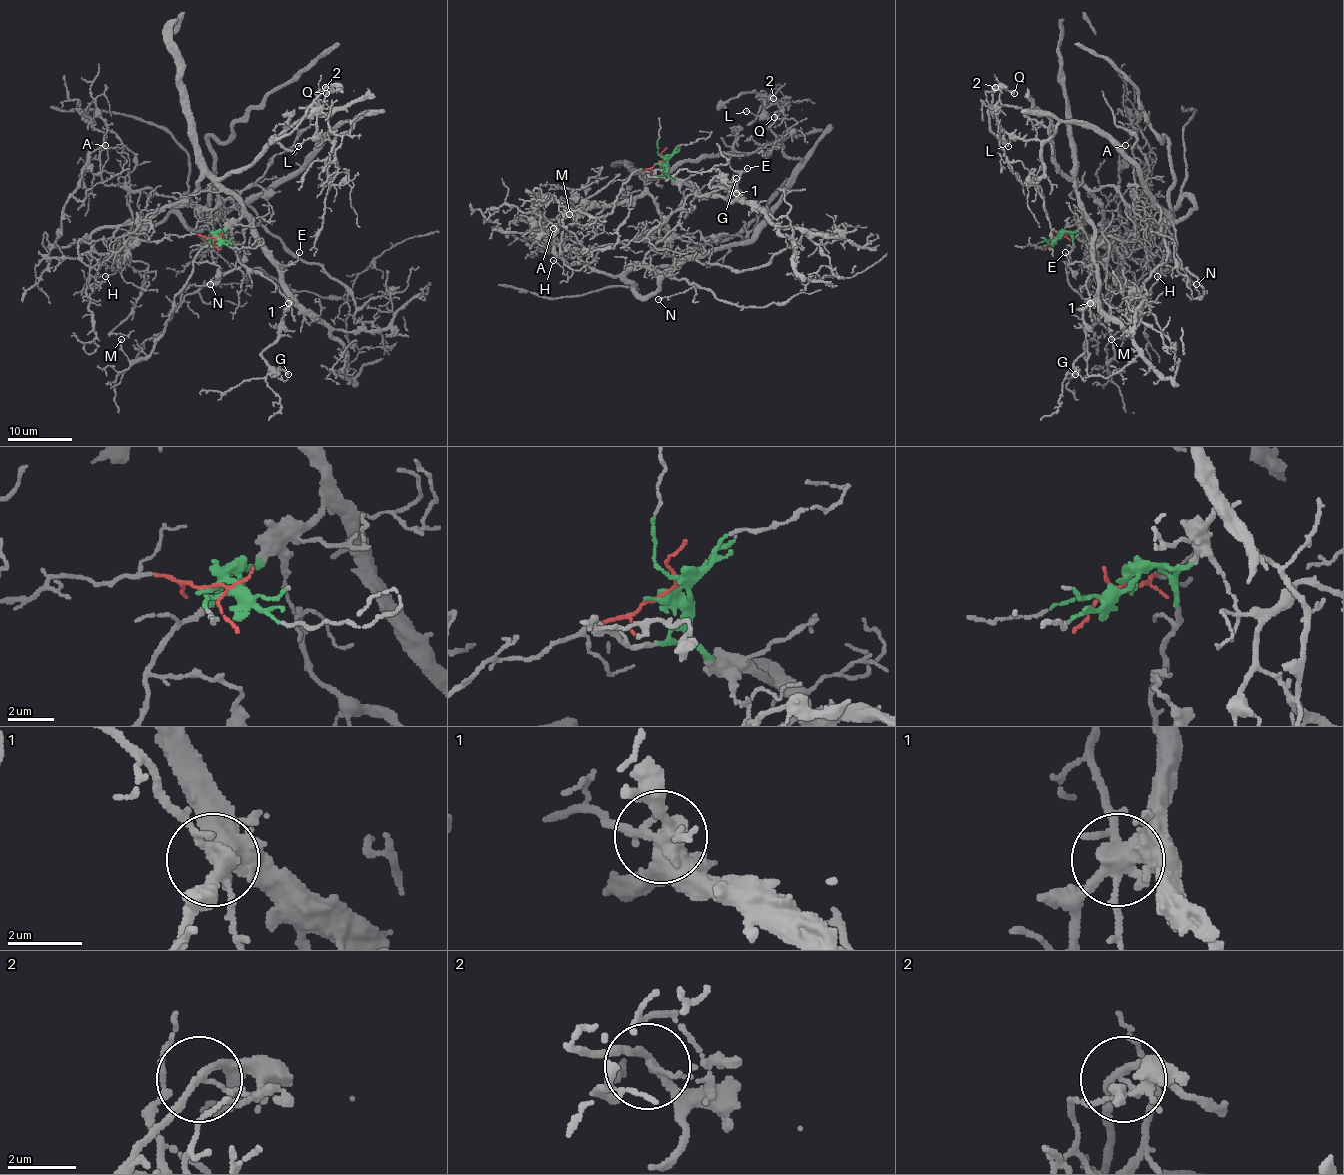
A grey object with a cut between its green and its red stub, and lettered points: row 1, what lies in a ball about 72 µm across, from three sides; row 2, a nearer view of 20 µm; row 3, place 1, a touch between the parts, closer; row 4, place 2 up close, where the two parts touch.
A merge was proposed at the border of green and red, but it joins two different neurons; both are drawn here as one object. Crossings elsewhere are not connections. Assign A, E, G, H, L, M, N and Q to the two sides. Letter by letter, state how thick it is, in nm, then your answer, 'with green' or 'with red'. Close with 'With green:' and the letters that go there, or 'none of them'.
A: 120 nm | with green
E: 100 nm | with green
G: 190 nm | with green
H: 120 nm | with red
L: 120 nm | with red
M: 120 nm | with green
N: 110 nm | with red
Q: 200 nm | with green
With green: A, E, G, M, Q

